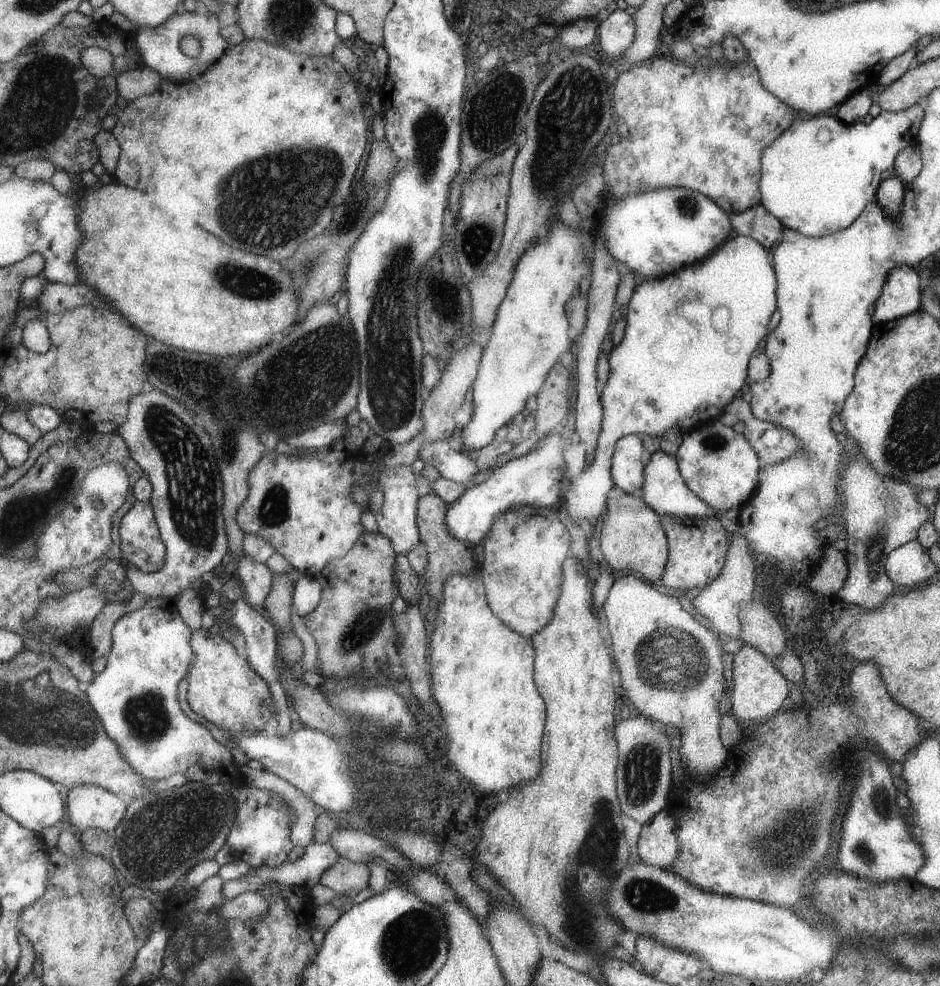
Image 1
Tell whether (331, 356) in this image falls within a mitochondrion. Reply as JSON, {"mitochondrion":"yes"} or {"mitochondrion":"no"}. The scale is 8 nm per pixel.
{"mitochondrion":"yes"}

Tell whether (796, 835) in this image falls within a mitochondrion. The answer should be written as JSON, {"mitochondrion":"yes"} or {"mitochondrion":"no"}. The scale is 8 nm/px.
{"mitochondrion":"yes"}

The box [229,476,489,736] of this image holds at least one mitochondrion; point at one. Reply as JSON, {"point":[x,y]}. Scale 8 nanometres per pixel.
{"point":[368,621]}

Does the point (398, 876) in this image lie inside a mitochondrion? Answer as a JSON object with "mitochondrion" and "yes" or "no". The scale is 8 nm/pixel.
{"mitochondrion":"no"}

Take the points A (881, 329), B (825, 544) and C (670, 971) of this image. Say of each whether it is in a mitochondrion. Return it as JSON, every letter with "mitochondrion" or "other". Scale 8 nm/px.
{"A":"other","B":"other","C":"other"}

